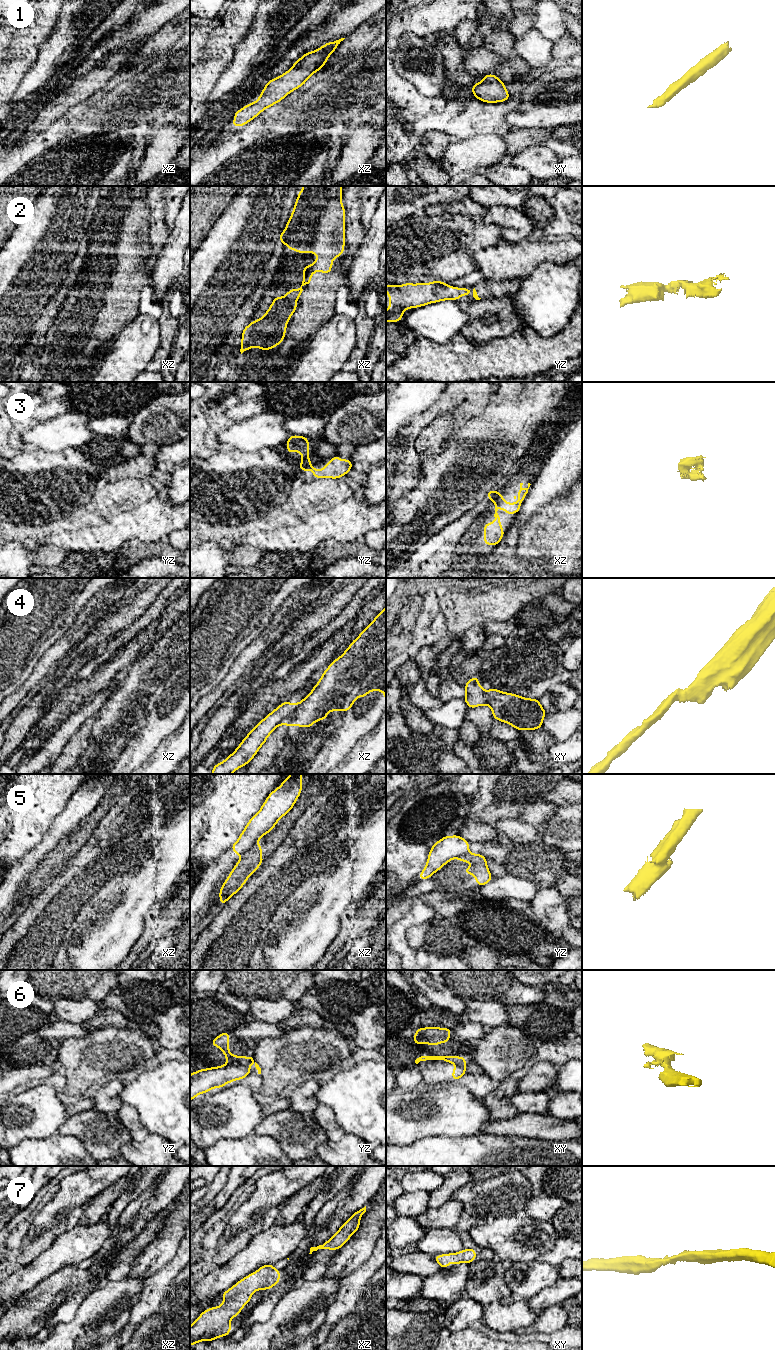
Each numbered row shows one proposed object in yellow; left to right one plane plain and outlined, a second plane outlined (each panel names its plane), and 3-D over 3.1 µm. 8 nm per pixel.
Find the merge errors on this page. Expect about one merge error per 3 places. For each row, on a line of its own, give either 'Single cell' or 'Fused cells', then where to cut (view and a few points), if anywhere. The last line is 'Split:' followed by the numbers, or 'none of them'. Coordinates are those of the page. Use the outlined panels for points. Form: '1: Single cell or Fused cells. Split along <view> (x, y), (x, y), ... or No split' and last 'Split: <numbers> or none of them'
1: Single cell. No split
2: Single cell. No split
3: Single cell. No split
4: Fused cells. Split along xz (301, 701), (279, 724)
5: Fused cells. Split along xz (256, 844), (241, 856)
6: Fused cells. Split along yz (226, 1065), (243, 1065), (250, 1072)
7: Single cell. No split
Split: 4, 5, 6

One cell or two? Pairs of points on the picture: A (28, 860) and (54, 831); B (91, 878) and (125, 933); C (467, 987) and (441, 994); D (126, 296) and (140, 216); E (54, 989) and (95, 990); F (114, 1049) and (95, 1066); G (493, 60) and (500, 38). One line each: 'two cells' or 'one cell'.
A: one cell
B: one cell
C: two cells
D: one cell
E: one cell
F: one cell
G: two cells

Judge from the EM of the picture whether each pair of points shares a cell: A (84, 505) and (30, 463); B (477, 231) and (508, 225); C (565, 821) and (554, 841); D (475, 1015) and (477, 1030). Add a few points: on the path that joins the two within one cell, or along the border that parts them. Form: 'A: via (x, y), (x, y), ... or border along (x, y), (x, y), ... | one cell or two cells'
A: via (71, 492), (59, 480), (47, 480), (43, 476) | one cell
B: border along (486, 223), (497, 225), (502, 238) | two cells
C: via (565, 826), (557, 836) | one cell
D: border along (470, 1021), (480, 1024), (485, 1028) | two cells

